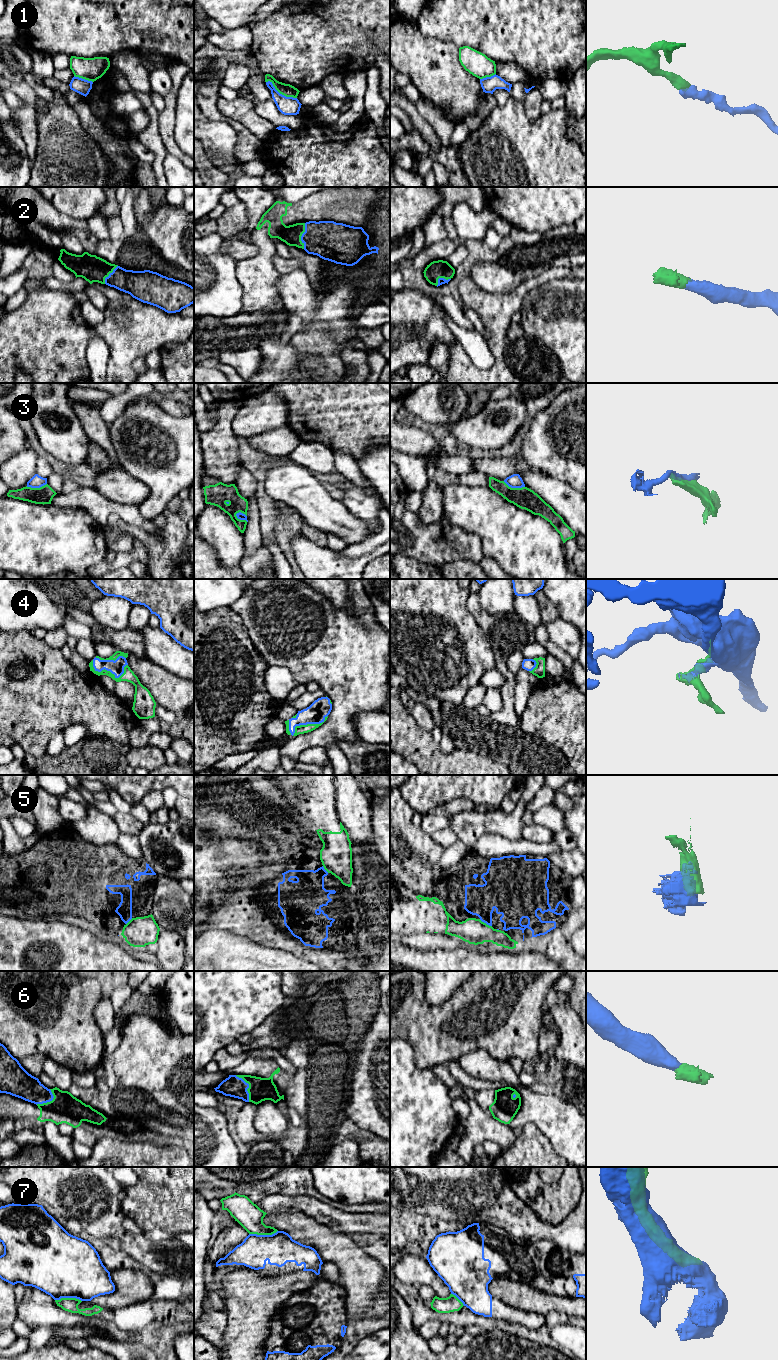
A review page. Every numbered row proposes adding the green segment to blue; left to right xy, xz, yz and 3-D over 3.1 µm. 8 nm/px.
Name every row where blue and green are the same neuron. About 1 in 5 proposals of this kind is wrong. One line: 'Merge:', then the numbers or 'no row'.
Merge: 2, 4, 6

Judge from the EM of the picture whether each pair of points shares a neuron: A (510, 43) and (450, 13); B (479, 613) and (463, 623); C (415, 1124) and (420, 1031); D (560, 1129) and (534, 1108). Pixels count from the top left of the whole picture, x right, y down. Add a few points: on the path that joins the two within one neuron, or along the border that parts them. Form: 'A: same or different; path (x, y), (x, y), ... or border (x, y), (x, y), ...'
A: same; path (495, 30), (472, 14), (465, 14)
B: different; border (468, 594), (466, 607), (487, 636)
C: different; border (412, 1046), (415, 1065), (420, 1069), (431, 1069)
D: same; path (554, 1123), (540, 1109)

